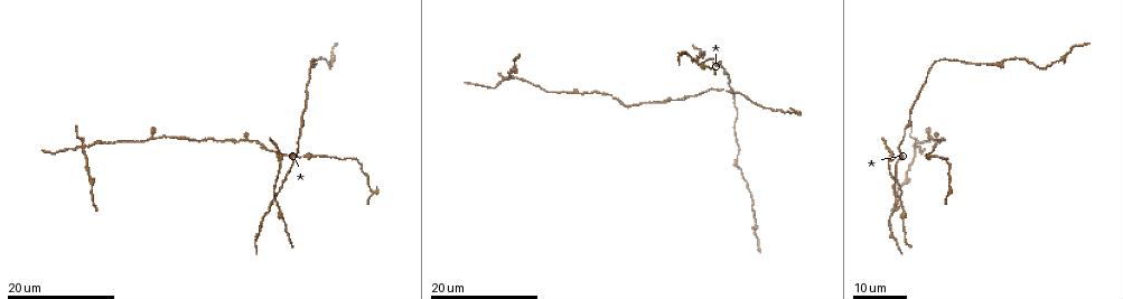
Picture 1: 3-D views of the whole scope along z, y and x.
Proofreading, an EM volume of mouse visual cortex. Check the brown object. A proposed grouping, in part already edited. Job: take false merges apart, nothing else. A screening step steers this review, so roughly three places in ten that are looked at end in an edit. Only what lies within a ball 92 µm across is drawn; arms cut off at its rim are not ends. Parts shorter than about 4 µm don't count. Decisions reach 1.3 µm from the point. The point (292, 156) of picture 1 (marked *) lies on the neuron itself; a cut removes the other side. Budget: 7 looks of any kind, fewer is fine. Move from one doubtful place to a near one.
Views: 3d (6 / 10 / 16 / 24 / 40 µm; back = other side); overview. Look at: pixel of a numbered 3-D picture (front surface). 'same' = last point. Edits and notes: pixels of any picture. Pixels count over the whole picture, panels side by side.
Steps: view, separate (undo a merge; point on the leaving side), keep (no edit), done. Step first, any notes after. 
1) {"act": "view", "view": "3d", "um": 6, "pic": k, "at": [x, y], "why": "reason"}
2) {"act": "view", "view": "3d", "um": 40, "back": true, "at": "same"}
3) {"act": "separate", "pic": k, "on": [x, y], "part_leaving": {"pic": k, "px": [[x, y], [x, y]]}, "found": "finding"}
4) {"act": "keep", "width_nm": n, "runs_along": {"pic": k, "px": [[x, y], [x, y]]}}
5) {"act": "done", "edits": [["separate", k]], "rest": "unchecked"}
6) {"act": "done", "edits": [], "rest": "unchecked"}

{"act": "view", "view": "3d", "um": 24, "pic": 1, "at": [273, 199], "why": "four-way junction"}

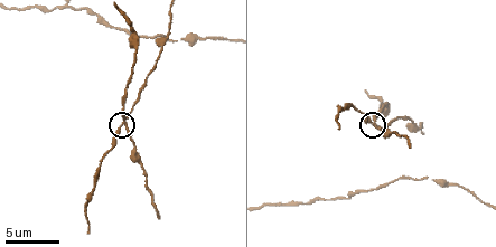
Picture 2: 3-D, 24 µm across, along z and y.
{"act": "view", "view": "3d", "um": 10, "pic": 2, "at": [123, 121]}

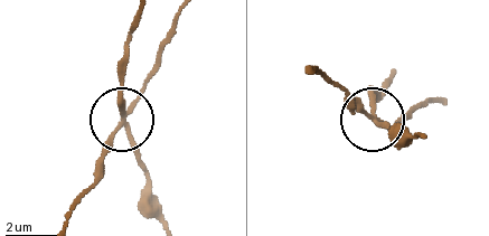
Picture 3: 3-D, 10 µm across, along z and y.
{"act": "view", "view": "3d", "um": 6, "pic": 3, "at": [376, 116], "why": "closer look"}

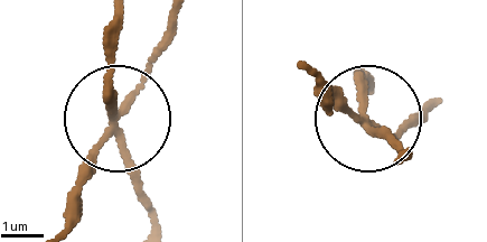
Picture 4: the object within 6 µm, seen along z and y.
{"act": "separate", "pic": 4, "on": [111, 81], "part_leaving": {"pic": 4, "px": [[119, 118], [109, 78], [115, 14]]}, "found": "a second neuron is stuck on"}

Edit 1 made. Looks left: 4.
{"act": "view", "view": "3d", "um": 24, "pic": 1, "at": [1002, 60], "why": "calibre changes"}

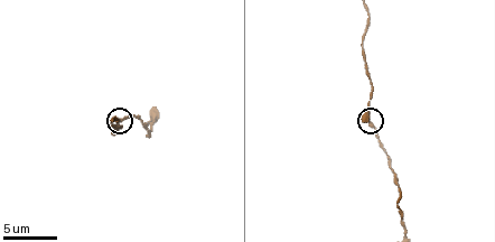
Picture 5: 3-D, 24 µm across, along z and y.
{"act": "view", "view": "3d", "um": 10, "pic": 5, "at": [372, 125]}

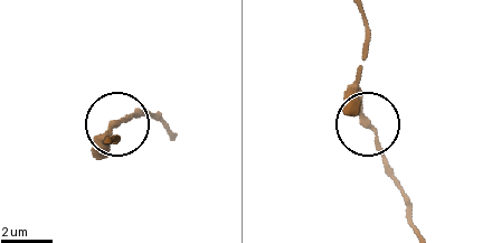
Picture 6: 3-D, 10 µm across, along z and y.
{"act": "keep", "runs_along": {"pic": 6, "px": [[106, 138], [133, 112], [151, 112]]}, "found": "one neuron here"}

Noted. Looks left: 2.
{"act": "view", "view": "3d", "um": 16, "pic": 1, "at": [106, 142], "why": "sudden change in width"}

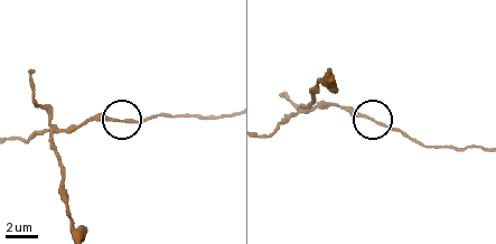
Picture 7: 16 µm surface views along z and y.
{"act": "view", "view": "3d", "um": 10, "pic": 7, "at": [121, 120]}

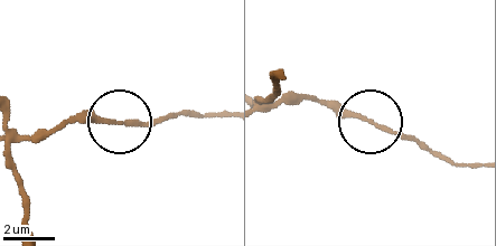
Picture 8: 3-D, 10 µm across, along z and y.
{"act": "keep", "runs_along": {"pic": 8, "px": [[223, 117], [58, 124]]}, "found": "all the same neuron"}

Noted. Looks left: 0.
{"act": "done", "edits": [["separate", 4]], "rest": "unchecked"}

